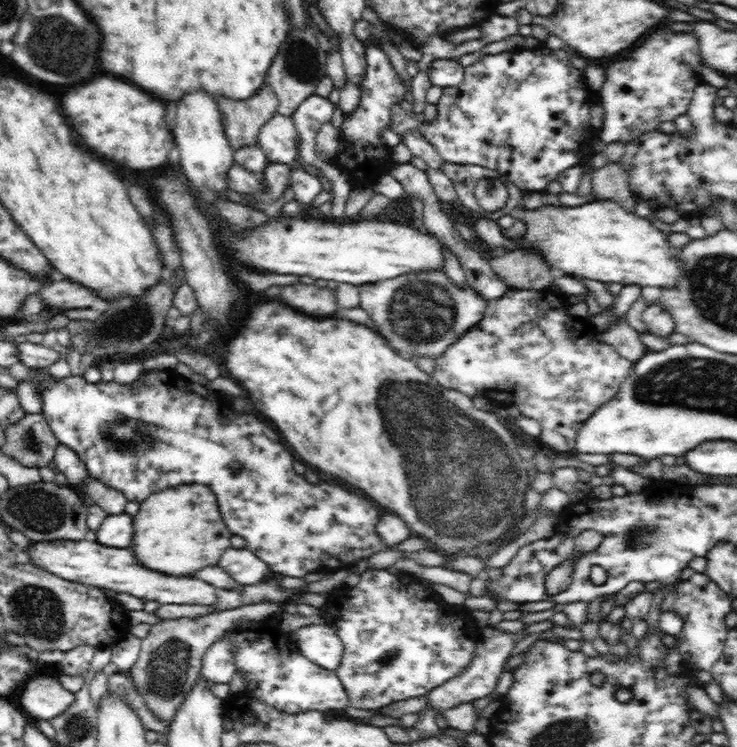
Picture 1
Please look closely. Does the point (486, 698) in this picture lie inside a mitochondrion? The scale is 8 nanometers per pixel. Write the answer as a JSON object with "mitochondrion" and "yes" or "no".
{"mitochondrion":"no"}

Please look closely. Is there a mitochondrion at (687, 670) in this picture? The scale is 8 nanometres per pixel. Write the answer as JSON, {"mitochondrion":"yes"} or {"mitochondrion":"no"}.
{"mitochondrion":"no"}

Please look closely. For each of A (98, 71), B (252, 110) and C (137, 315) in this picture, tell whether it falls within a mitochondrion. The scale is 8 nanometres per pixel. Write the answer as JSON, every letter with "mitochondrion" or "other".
{"A":"other","B":"other","C":"mitochondrion"}

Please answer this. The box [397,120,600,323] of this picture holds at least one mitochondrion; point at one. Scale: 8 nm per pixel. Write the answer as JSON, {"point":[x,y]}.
{"point":[492,190]}

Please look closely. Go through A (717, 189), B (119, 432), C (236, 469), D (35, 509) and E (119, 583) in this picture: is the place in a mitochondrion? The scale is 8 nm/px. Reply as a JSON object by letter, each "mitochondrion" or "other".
{"A":"other","B":"mitochondrion","C":"other","D":"mitochondrion","E":"other"}

